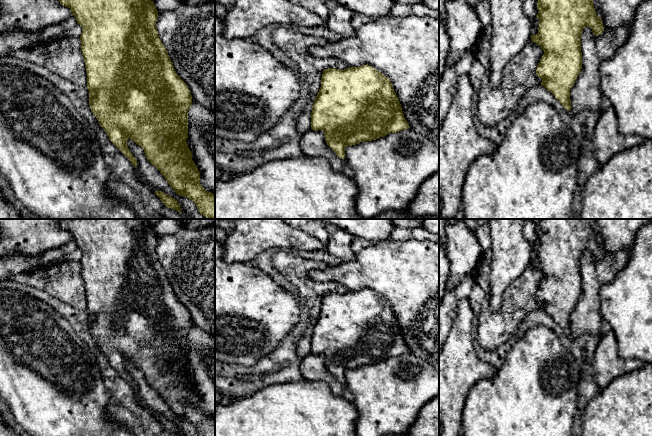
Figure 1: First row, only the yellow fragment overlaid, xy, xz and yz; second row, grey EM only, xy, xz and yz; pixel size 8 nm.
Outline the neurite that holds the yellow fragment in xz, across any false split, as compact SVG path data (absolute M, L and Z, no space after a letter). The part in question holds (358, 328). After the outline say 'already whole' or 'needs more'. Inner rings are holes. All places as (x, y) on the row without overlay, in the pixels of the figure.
M366 288L344 294L325 293L311 336L311 353L322 354L327 369L344 383L345 371L376 364L409 352L390 304Z; already whole

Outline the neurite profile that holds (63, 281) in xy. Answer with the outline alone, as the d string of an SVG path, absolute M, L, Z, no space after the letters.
M62 261L10 279L16 283L43 290L52 297L80 311L87 311L87 297L81 276L80 261Z

